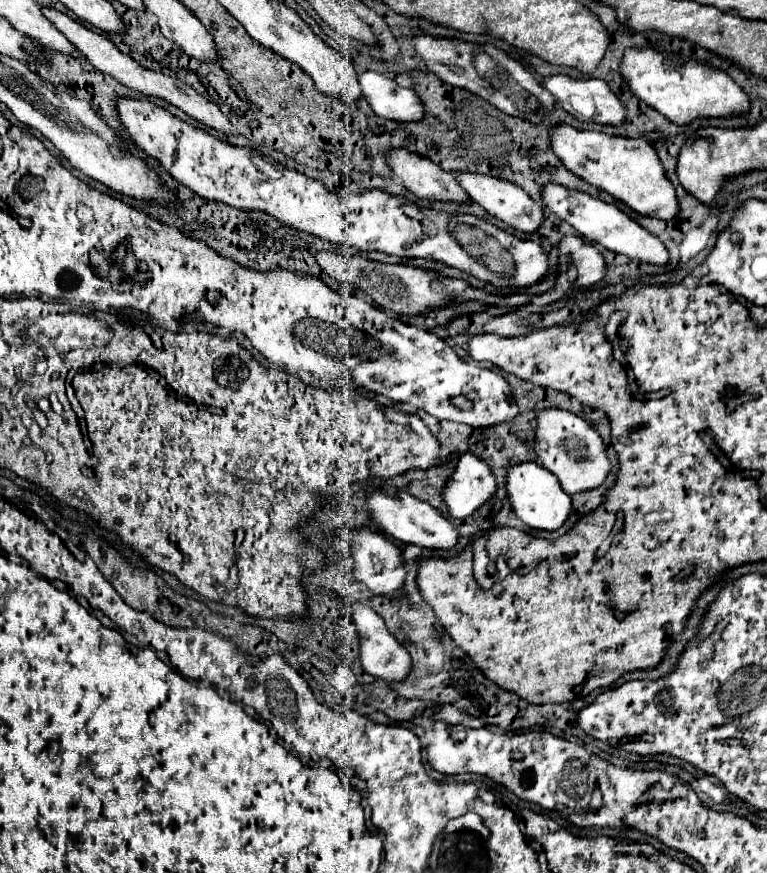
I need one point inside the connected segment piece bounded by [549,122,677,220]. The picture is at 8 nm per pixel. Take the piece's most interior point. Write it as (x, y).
(628, 168)

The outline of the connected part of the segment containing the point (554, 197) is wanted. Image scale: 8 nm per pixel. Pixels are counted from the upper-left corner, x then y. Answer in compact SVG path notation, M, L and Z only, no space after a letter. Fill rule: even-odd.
M547 182L543 186L541 200L543 200L545 208L549 208L561 220L569 222L589 242L601 244L603 248L607 248L611 252L625 254L631 260L643 260L647 264L667 264L667 260L669 260L669 254L667 254L667 248L663 246L663 242L657 240L647 230L643 230L631 216L627 216L613 204L607 204L599 198L591 198L585 192L571 190L571 188L553 184L553 182Z

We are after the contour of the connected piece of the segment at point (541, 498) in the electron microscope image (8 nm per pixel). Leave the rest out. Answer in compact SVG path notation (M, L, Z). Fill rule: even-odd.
M537 462L511 464L507 470L505 494L515 516L531 528L557 530L567 520L567 514L571 510L571 496L567 496L567 492L561 490L559 482L555 482L555 476L543 470Z

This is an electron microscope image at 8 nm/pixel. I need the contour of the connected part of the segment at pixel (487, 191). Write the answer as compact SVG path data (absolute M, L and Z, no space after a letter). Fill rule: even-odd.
M453 172L455 180L463 186L463 190L469 194L469 198L477 204L481 204L491 216L503 220L505 224L509 224L511 228L519 230L519 232L535 232L543 220L543 208L539 202L531 200L523 188L515 186L513 182L495 178L495 176L487 176L487 174L477 174L477 172Z

